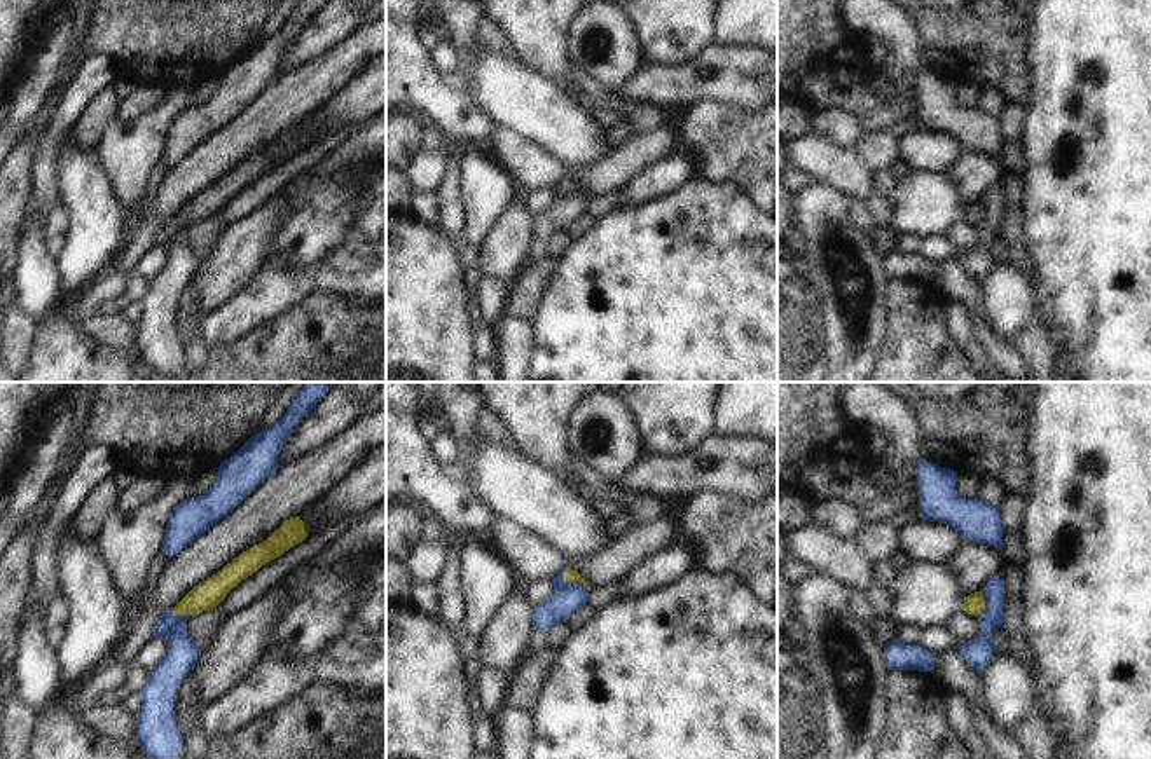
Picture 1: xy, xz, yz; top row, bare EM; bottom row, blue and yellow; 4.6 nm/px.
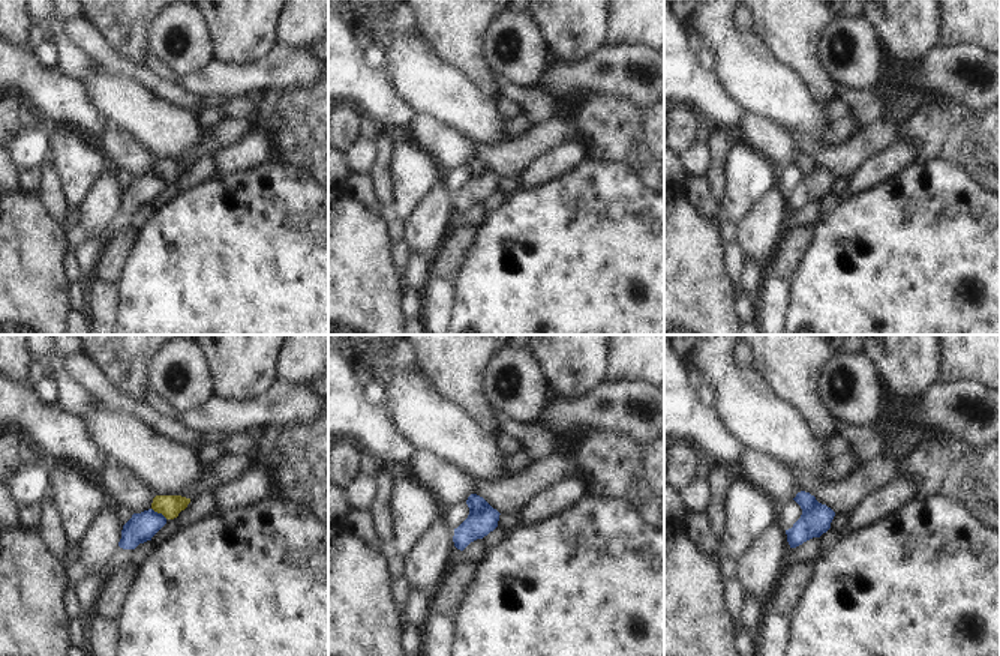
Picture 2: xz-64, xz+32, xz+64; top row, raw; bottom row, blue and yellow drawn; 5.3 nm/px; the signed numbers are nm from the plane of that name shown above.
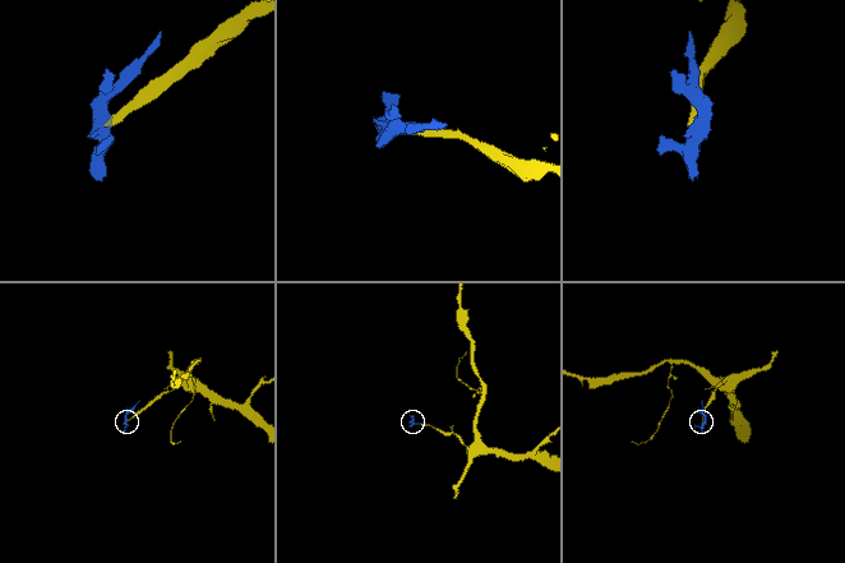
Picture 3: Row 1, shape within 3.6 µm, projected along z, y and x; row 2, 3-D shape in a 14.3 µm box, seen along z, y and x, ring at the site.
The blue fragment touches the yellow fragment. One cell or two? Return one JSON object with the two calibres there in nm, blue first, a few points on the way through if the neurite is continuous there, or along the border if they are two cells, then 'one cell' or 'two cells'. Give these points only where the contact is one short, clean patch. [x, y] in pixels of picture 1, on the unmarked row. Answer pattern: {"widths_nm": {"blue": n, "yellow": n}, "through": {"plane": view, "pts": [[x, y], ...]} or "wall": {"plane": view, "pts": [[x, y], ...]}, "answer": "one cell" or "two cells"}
{"widths_nm": {"blue": 150, "yellow": 60}, "wall": {"plane": "xz", "pts": [[561, 182], [566, 192], [580, 192], [587, 199]]}, "answer": "two cells"}

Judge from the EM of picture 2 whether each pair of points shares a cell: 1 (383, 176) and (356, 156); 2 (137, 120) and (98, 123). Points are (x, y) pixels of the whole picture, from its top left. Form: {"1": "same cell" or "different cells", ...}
{"1": "different cells", "2": "different cells"}

